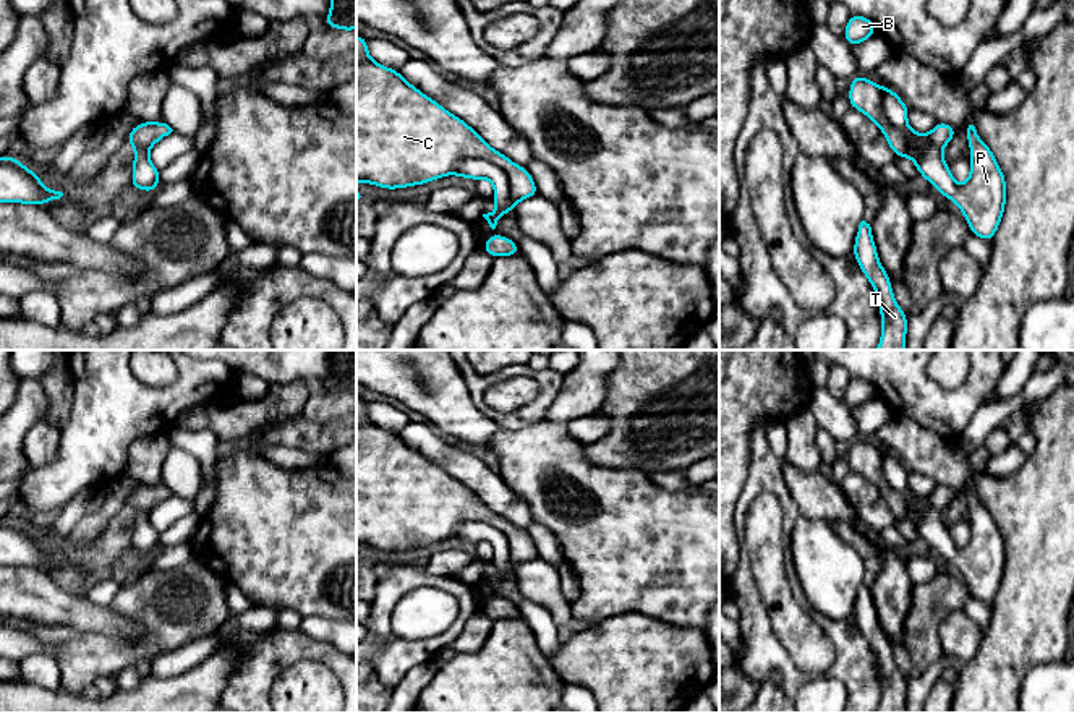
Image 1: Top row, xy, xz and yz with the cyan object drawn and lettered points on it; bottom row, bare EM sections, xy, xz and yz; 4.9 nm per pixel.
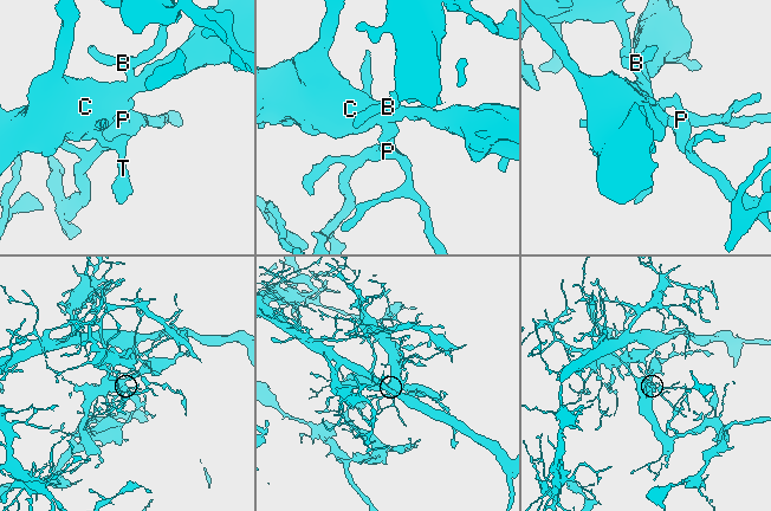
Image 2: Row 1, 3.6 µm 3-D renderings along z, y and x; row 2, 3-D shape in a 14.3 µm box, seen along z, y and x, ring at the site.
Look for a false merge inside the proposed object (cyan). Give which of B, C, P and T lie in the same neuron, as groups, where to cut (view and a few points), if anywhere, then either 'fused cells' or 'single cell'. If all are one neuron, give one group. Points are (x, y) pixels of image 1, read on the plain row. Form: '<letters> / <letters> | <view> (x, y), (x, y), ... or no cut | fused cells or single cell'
B P / C T | xz (452, 533), (462, 522), (494, 525), (506, 537), (509, 567) | fused cells

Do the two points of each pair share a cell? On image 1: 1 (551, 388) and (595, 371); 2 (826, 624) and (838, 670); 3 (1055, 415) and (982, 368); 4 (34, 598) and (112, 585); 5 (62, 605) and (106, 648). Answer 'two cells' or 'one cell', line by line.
1: two cells
2: one cell
3: two cells
4: two cells
5: two cells

